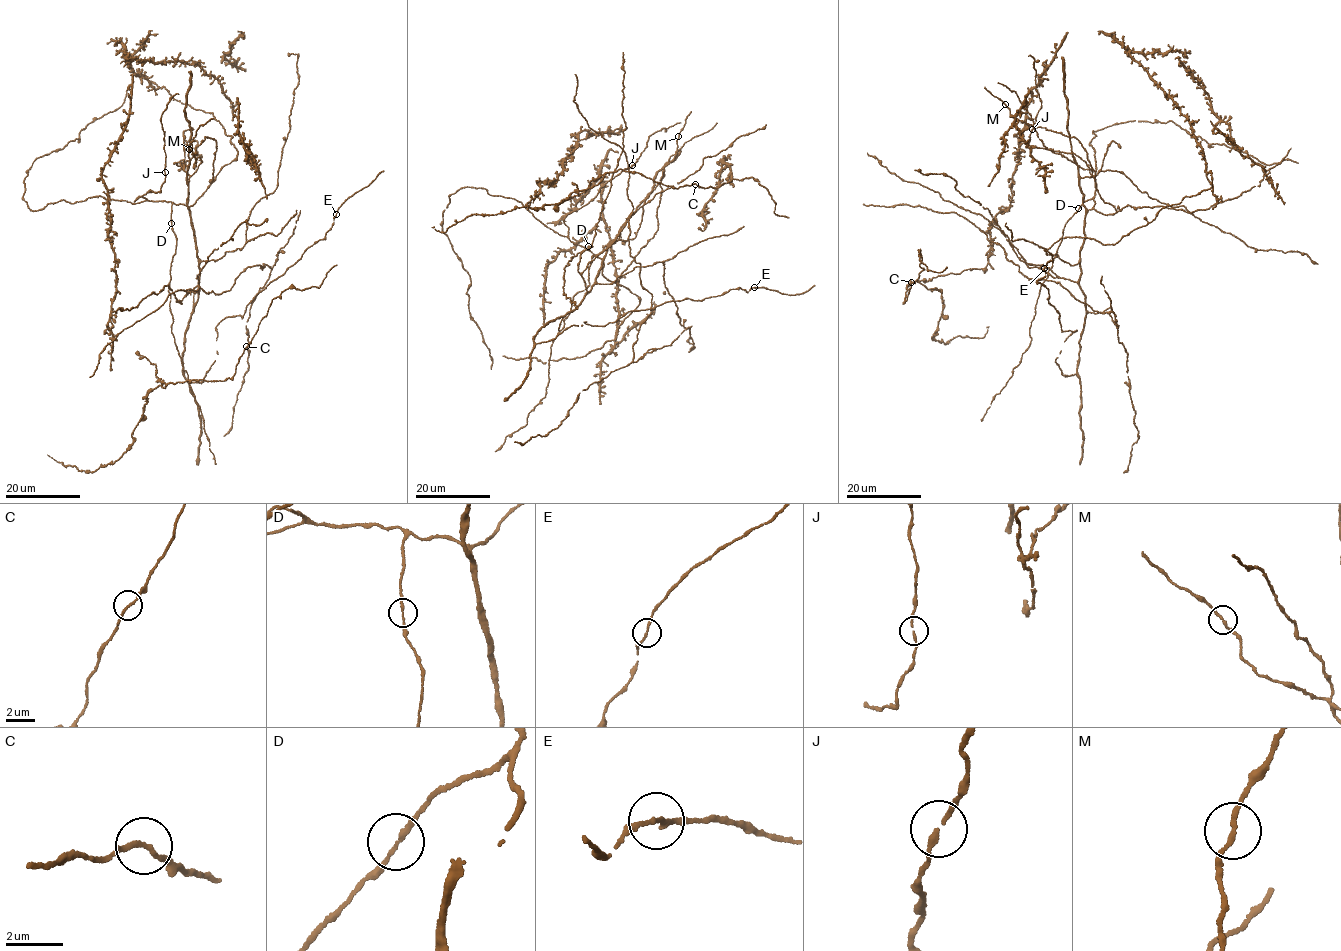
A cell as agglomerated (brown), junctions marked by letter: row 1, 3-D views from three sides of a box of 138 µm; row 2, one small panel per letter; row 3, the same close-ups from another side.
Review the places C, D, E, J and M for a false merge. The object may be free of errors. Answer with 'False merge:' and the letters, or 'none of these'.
False merge: none of these

